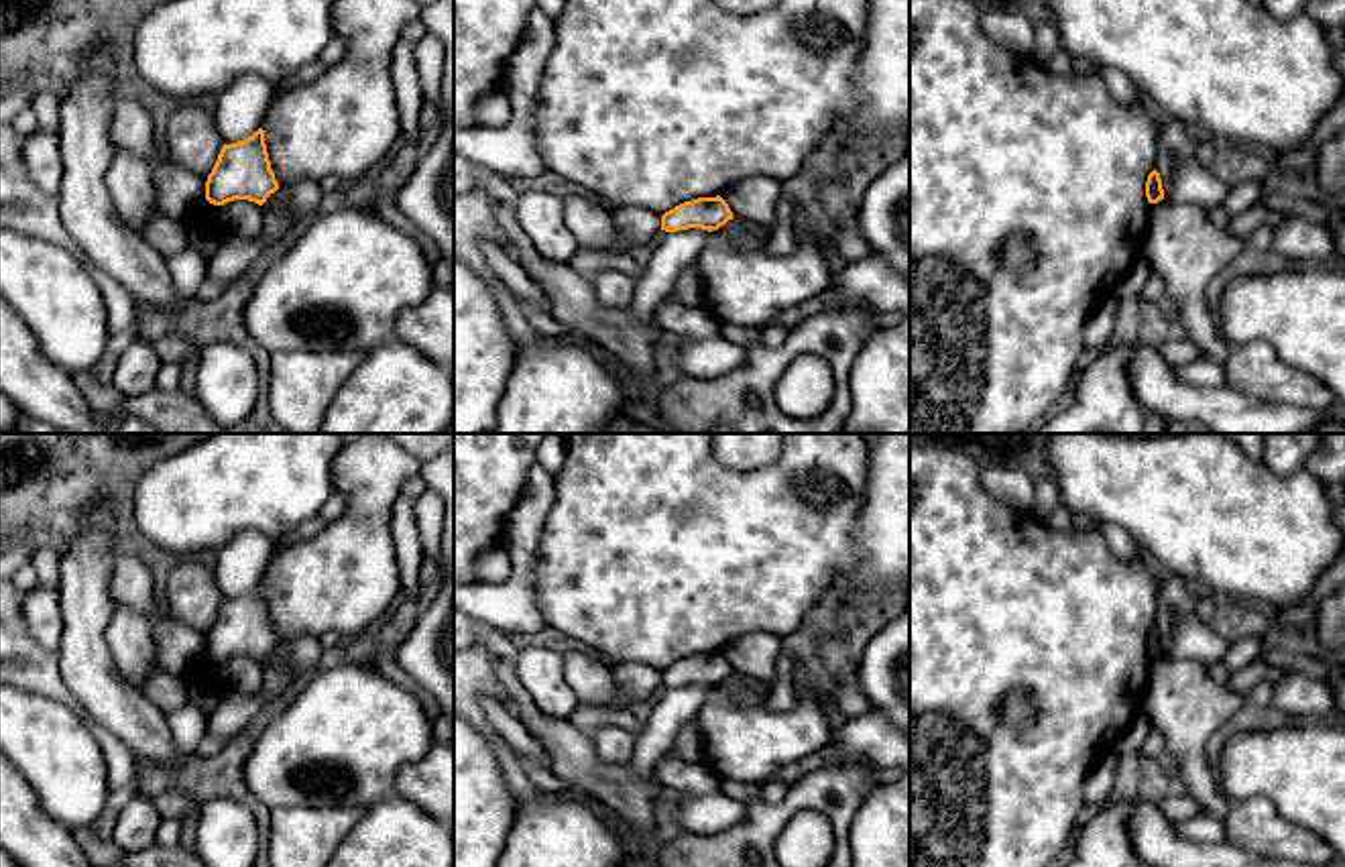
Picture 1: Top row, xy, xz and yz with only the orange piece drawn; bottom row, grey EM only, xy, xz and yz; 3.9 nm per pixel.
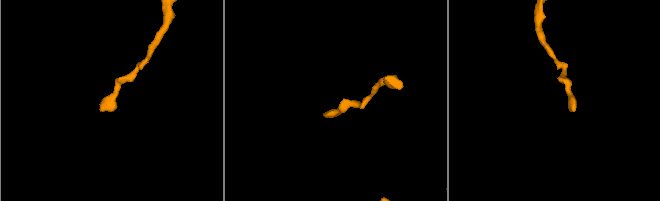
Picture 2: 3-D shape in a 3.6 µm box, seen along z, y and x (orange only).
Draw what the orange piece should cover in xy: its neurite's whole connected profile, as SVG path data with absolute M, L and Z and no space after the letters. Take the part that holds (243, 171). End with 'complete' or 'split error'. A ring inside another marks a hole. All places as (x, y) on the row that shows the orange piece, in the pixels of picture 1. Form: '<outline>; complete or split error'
M265 130L252 136L224 144L218 161L206 181L206 199L224 206L234 199L248 199L258 206L279 189L271 169Z; complete

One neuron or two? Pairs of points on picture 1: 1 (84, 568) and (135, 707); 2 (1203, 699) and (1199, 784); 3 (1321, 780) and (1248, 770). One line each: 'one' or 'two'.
1: one
2: one
3: one

